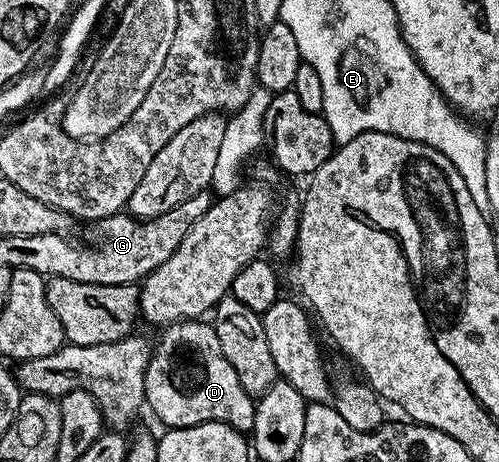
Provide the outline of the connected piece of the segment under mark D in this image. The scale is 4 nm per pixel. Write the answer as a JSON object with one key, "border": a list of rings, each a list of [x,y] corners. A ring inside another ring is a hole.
{"border":[[[184,319],[162,328],[163,336],[154,344],[151,360],[145,373],[145,403],[164,424],[164,428],[192,427],[202,423],[224,423],[233,429],[250,433],[255,420],[256,400],[245,389],[241,389],[241,381],[237,381],[237,373],[233,373],[233,365],[225,361],[225,353],[221,353],[221,341],[217,341],[217,333],[210,322],[199,319]]]}

